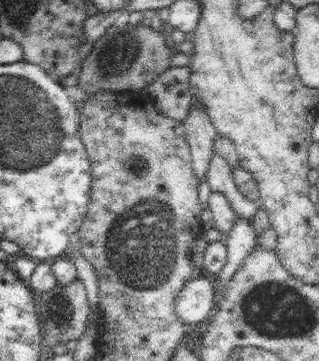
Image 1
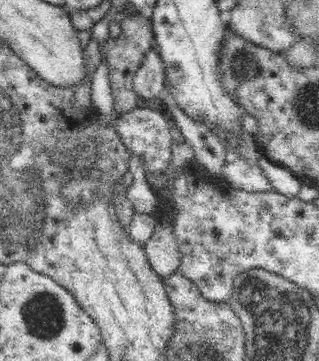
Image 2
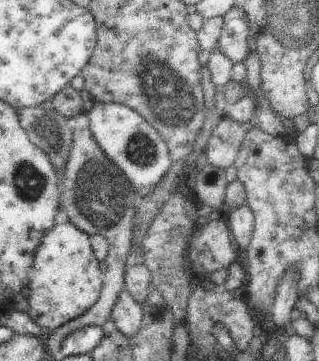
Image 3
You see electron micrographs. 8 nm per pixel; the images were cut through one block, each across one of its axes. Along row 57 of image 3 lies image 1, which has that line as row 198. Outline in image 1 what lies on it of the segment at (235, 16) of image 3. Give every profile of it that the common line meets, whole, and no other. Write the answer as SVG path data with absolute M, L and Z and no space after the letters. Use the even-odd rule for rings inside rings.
M213 150L213 156L211 156L211 162L209 162L209 170L207 170L207 184L211 188L211 194L223 194L223 198L229 202L229 208L231 212L241 218L241 220L247 220L251 222L255 212L257 212L257 202L251 202L247 200L239 188L235 186L233 182L233 172L231 172L231 166L227 164L227 160L223 158L221 152Z

